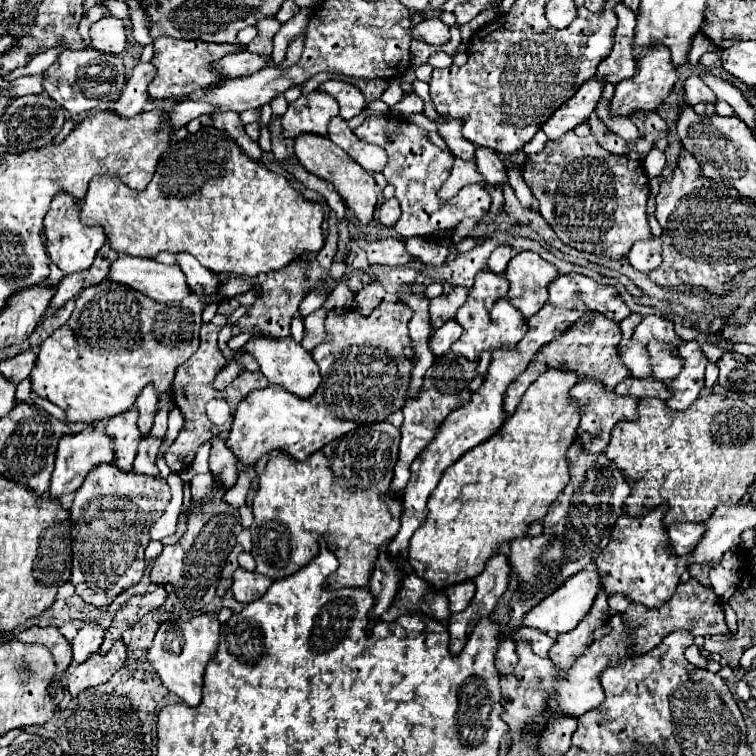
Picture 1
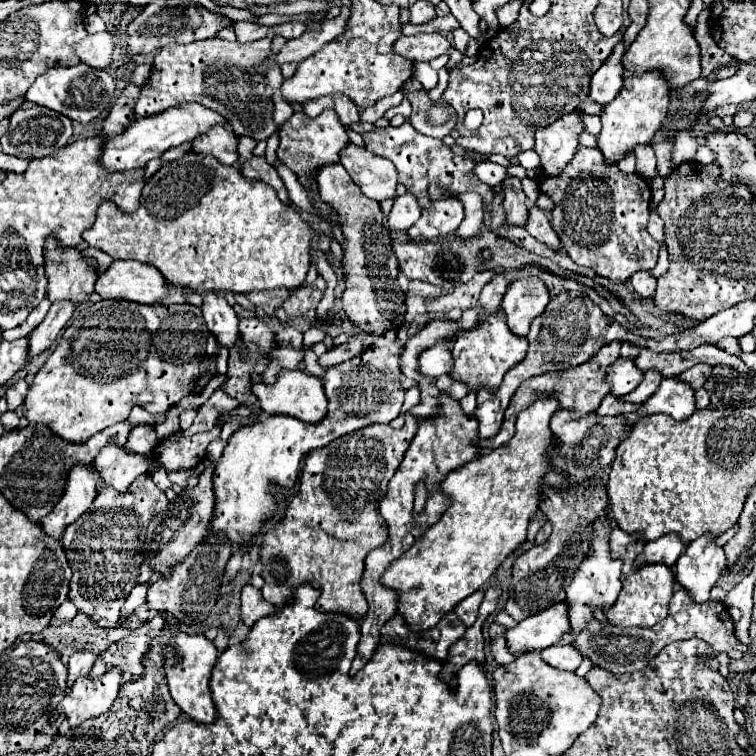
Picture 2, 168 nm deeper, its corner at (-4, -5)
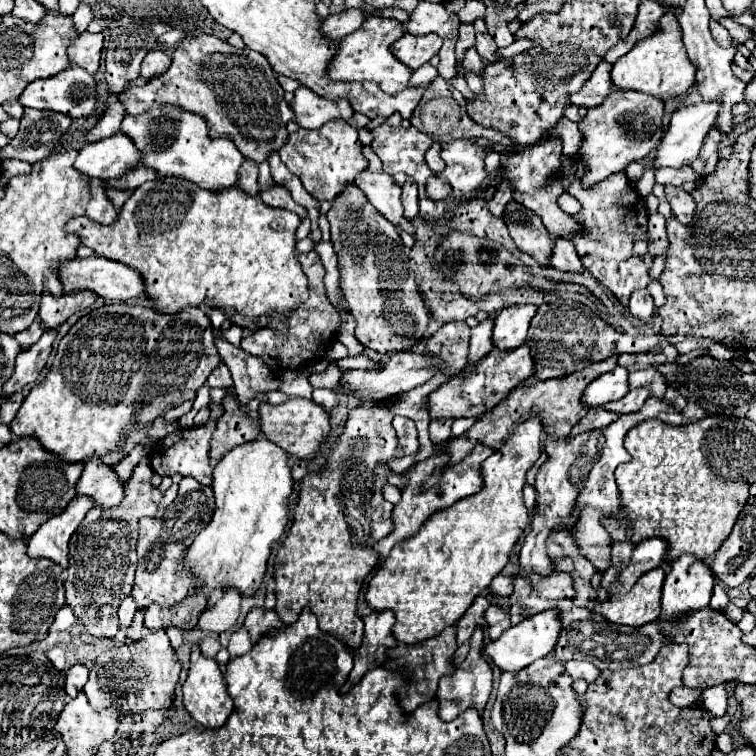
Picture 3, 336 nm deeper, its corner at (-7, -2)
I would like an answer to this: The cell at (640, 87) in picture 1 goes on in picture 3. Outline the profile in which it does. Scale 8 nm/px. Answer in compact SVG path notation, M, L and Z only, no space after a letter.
M612 90L600 106L590 108L588 114L578 122L578 128L582 132L582 144L572 156L572 166L584 168L582 186L590 188L596 182L608 178L610 174L624 172L630 162L646 158L662 140L662 112L662 100L634 90Z

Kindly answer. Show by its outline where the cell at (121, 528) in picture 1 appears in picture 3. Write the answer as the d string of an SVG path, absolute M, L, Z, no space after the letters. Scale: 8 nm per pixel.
M144 458L126 484L124 502L94 522L82 522L70 540L70 566L66 570L66 582L72 582L76 598L84 602L84 606L70 608L80 618L90 636L112 638L118 632L118 614L112 610L112 606L118 606L132 590L136 570L134 544L138 538L138 520L142 516L154 516L162 500L162 492L150 484L150 478L152 468L148 458Z

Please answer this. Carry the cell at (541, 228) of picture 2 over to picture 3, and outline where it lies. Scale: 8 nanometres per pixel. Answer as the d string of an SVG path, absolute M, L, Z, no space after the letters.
M556 238L556 246L554 246L554 254L550 256L550 262L556 270L562 272L584 272L576 248L566 238Z

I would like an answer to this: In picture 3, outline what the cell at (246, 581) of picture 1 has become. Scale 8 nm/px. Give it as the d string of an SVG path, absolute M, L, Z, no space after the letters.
M252 608L244 620L244 628L248 630L252 644L256 644L264 634L270 634L270 630L282 628L282 622L274 610Z

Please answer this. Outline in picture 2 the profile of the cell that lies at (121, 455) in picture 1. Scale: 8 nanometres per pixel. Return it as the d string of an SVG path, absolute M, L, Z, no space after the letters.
M111 441L99 451L93 465L101 471L103 483L113 485L123 493L139 475L147 473L151 459L147 455L141 457L139 453L129 453L123 445L115 445L115 441Z

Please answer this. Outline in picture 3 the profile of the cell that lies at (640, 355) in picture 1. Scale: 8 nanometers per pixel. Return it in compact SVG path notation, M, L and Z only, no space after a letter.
M616 366L612 372L602 374L596 378L582 394L582 404L586 408L598 408L606 402L620 400L624 394L628 394L628 370L622 366Z

